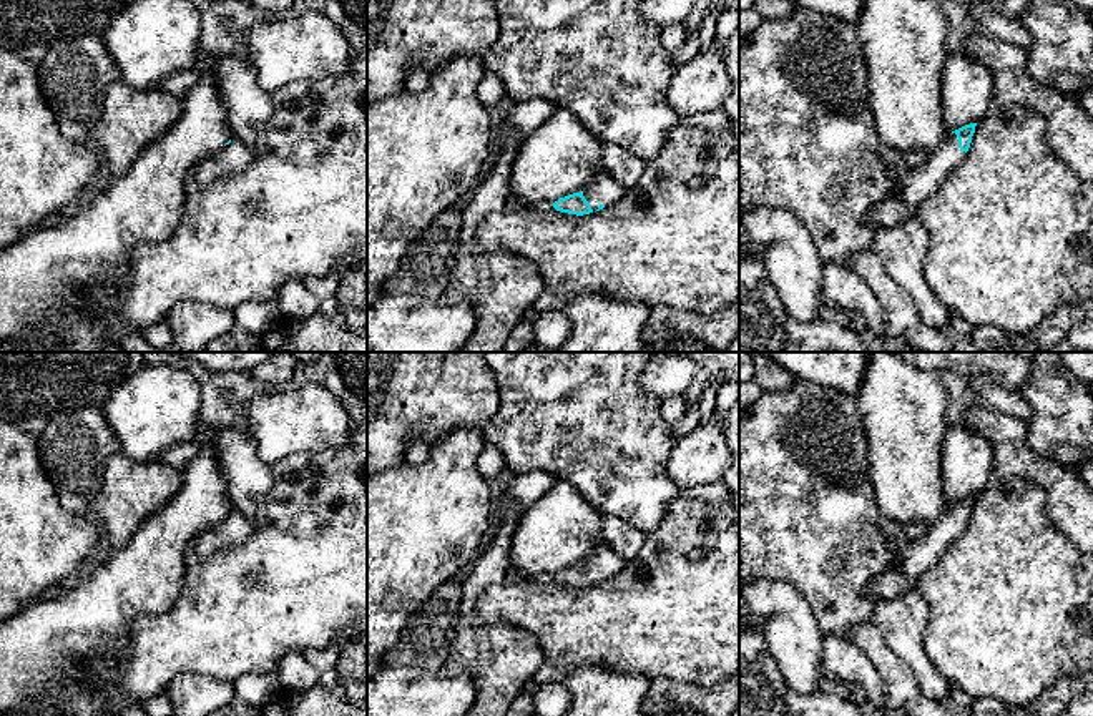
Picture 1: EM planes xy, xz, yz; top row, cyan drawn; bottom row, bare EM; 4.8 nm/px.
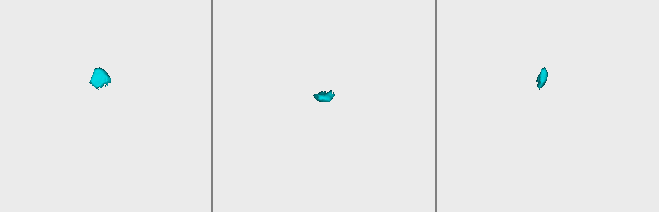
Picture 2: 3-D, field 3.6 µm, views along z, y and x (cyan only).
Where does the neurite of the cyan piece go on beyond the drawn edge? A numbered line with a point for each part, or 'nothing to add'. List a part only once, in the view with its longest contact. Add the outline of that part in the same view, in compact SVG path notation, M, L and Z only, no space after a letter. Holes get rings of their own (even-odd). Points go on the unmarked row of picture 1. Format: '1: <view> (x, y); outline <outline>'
1: xz (603, 562); outline M605 542L595 548L593 555L583 563L585 571L596 583L600 576L610 578L625 566L625 560Z

